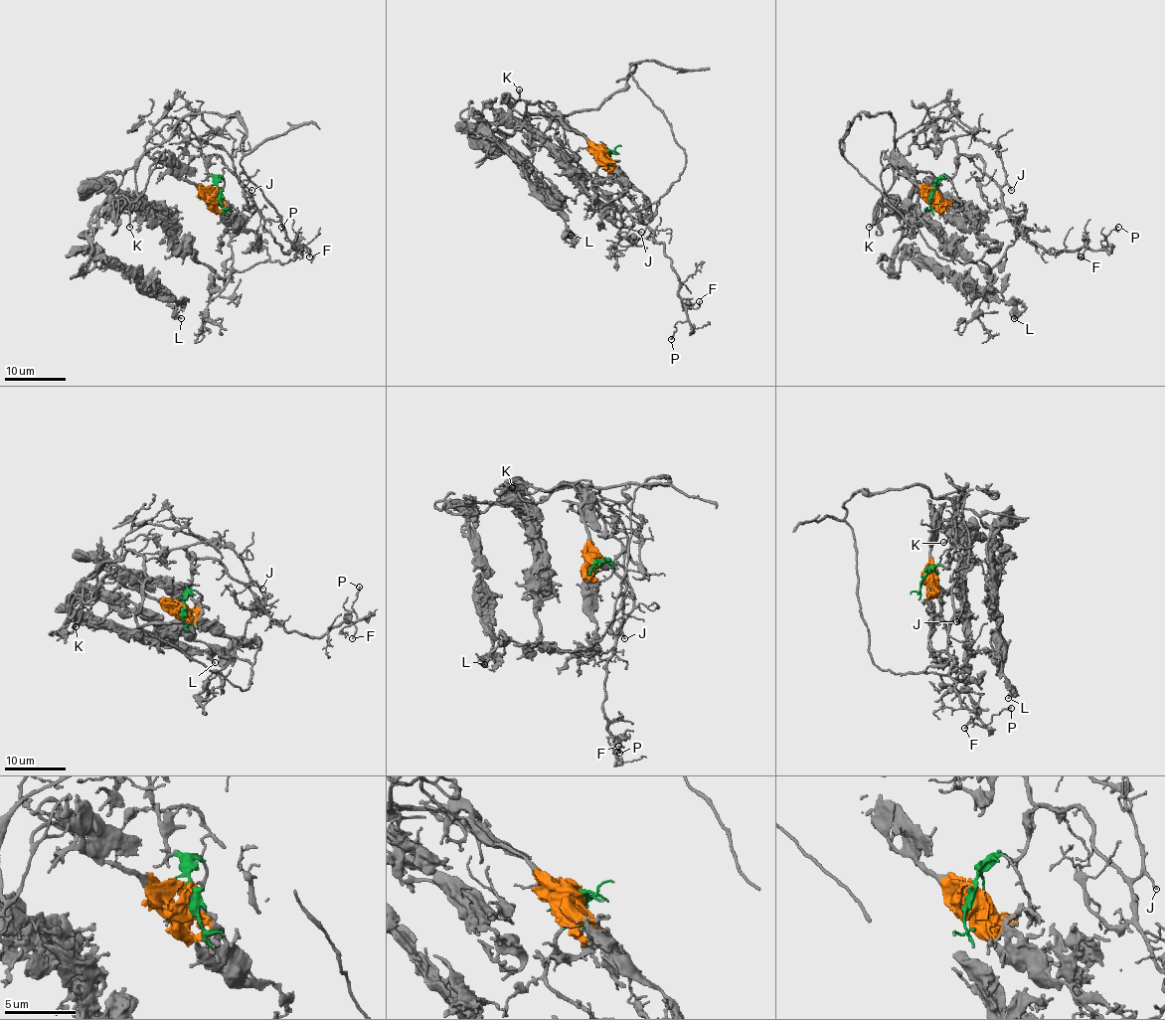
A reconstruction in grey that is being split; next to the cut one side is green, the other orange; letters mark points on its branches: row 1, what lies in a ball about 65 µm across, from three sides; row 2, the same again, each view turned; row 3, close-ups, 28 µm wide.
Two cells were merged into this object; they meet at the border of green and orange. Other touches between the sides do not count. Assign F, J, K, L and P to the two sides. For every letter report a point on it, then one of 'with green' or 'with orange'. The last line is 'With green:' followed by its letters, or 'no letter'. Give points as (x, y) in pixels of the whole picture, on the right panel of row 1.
F: place (1081, 256); with green
J: place (1011, 190); with green
K: place (869, 227); with orange
L: place (1014, 318); with orange
P: place (1118, 227); with green
With green: F, J, P

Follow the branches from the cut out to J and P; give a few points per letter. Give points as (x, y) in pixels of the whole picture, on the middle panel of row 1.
J: (607, 153), (592, 181), (592, 190), (614, 205), (620, 205), (632, 219), (630, 228), (641, 233)
P: (607, 153), (592, 190), (653, 233), (678, 276), (687, 319), (678, 321), (670, 339)

